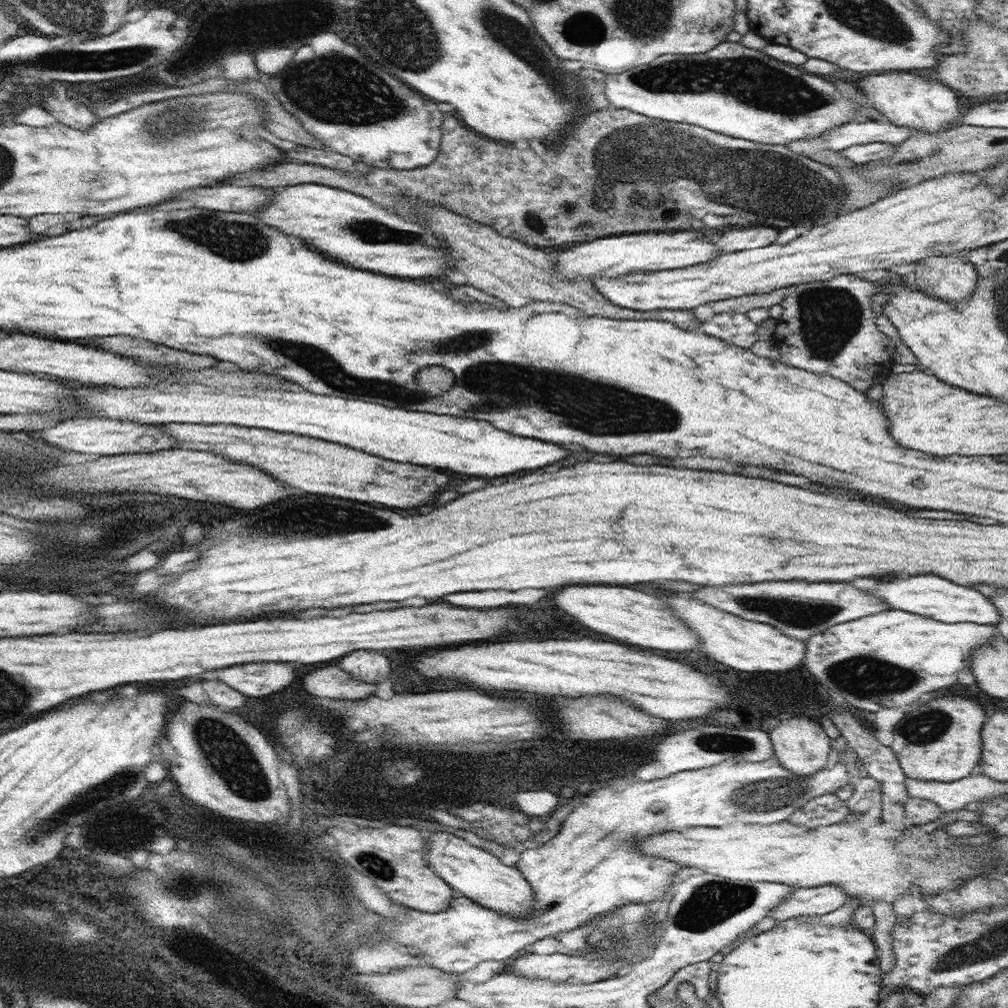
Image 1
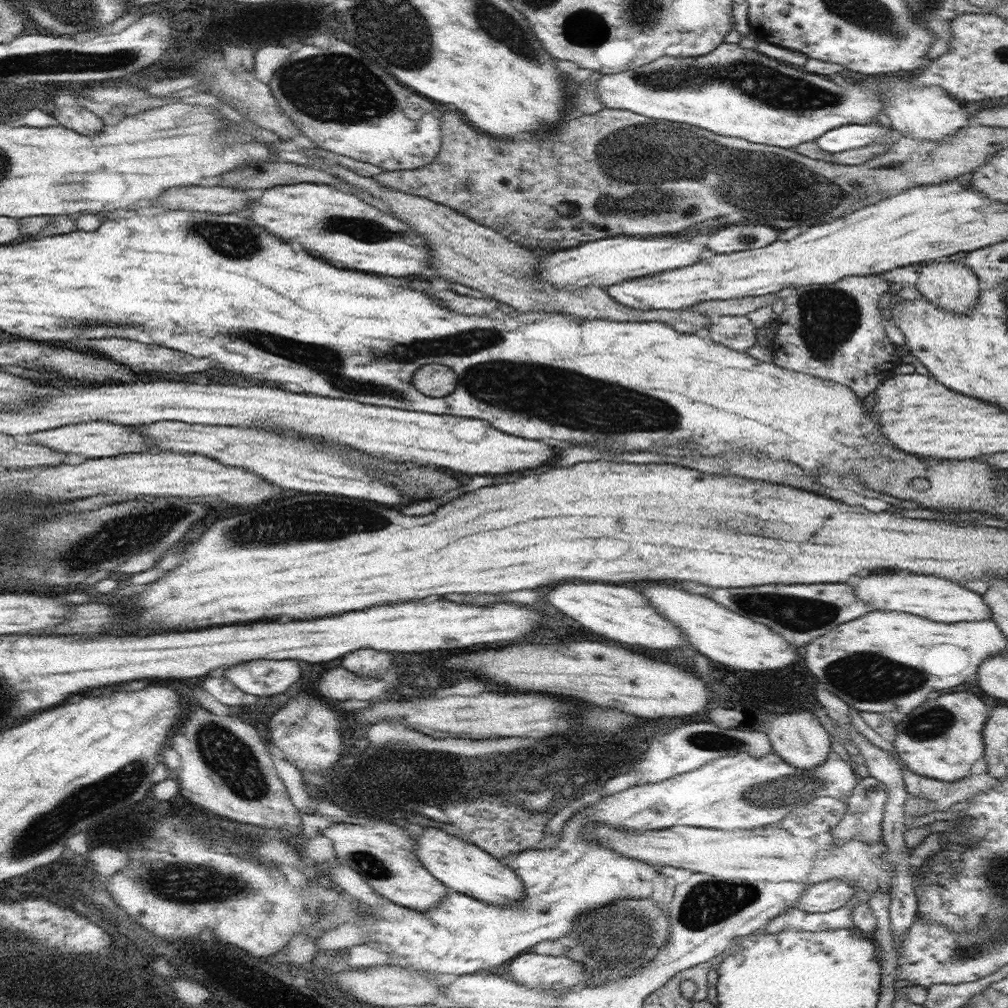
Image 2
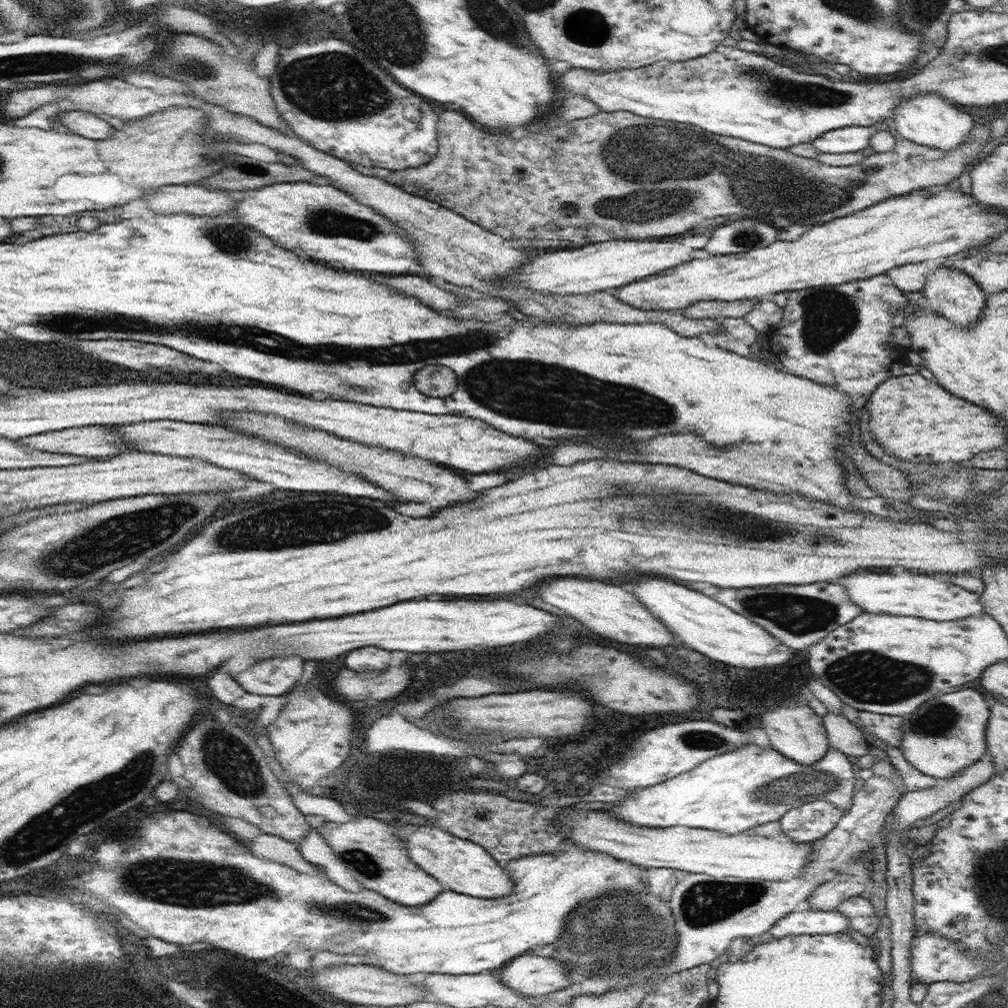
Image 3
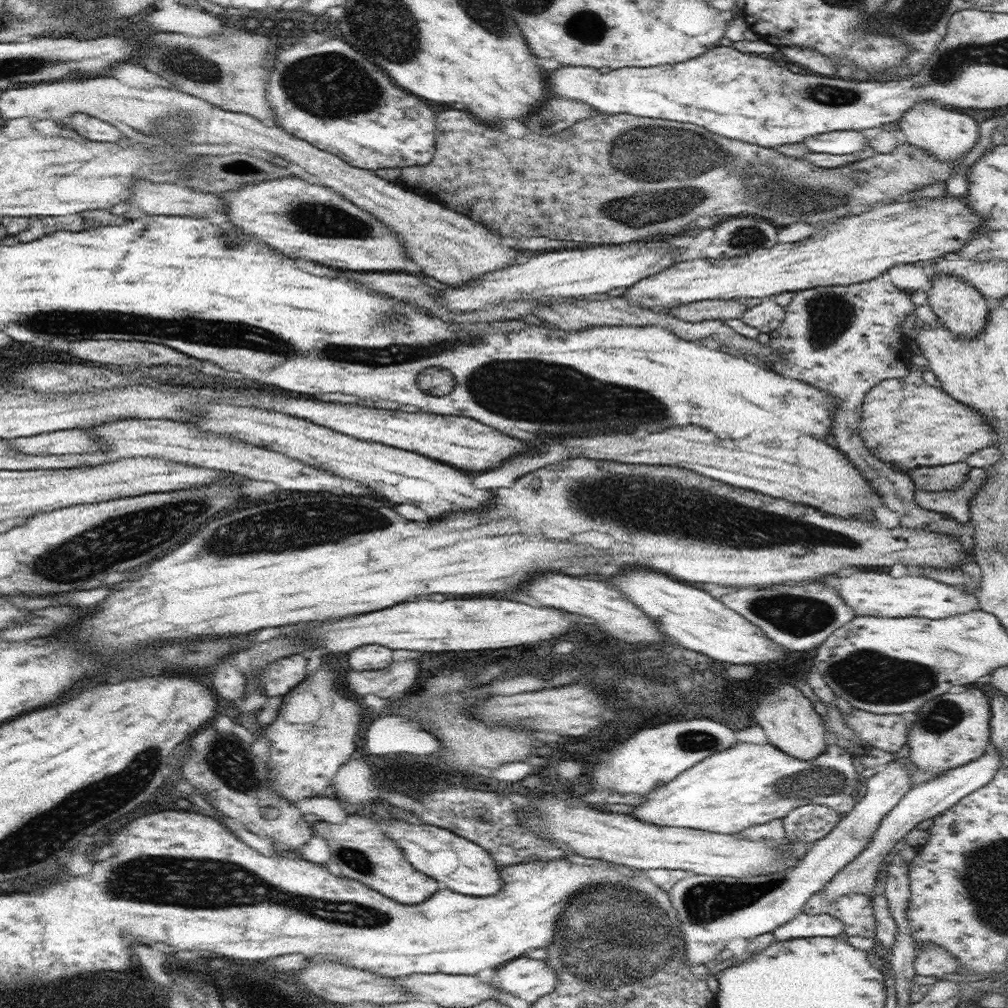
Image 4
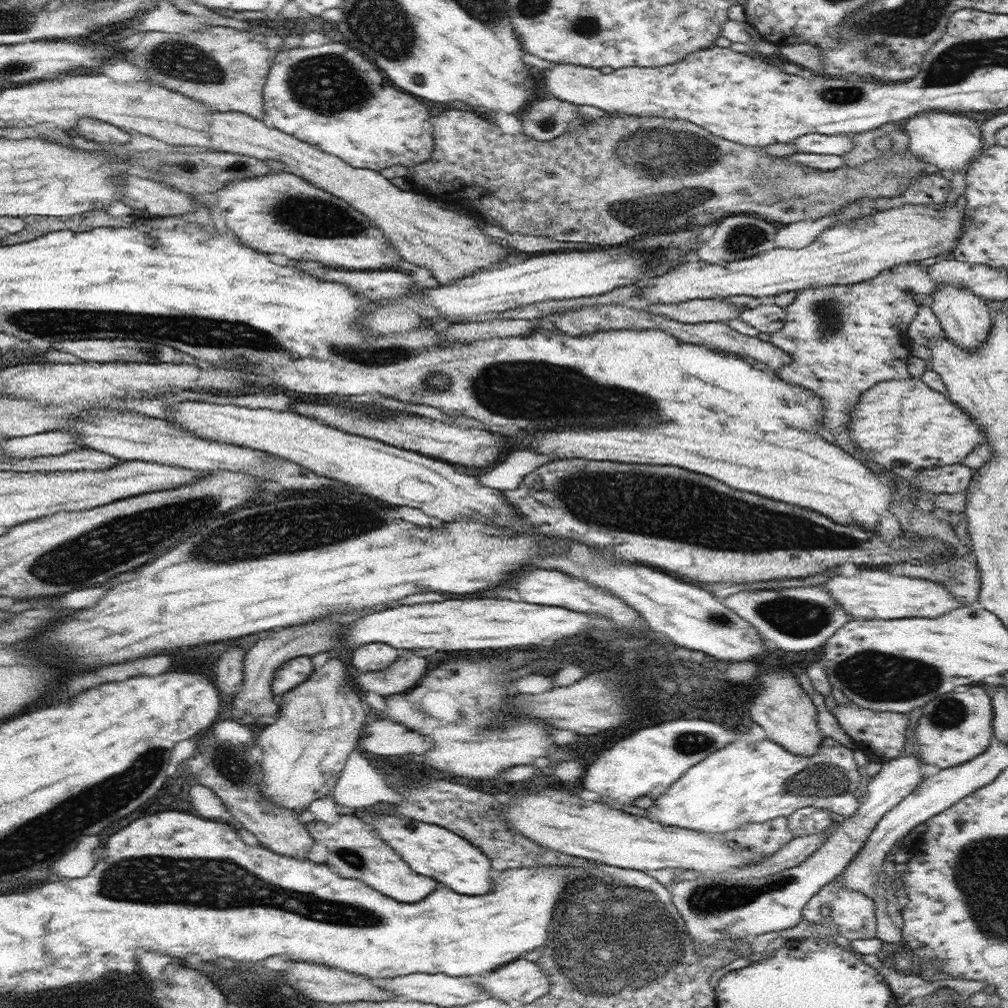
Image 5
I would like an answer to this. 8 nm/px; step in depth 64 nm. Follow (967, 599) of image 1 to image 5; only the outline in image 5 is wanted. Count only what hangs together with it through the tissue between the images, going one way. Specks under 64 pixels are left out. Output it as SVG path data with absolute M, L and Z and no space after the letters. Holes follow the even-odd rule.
M860 570L856 576L834 576L822 586L826 586L834 602L846 610L851 620L872 620L888 618L936 618L946 614L960 604L950 596L948 589L936 582L908 576L894 576L882 570Z

